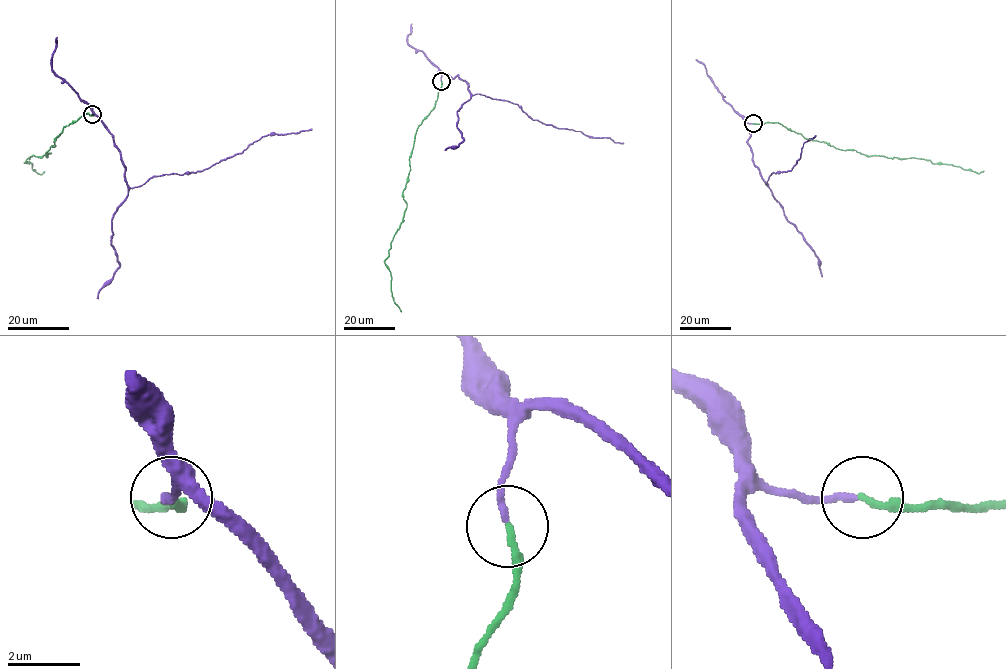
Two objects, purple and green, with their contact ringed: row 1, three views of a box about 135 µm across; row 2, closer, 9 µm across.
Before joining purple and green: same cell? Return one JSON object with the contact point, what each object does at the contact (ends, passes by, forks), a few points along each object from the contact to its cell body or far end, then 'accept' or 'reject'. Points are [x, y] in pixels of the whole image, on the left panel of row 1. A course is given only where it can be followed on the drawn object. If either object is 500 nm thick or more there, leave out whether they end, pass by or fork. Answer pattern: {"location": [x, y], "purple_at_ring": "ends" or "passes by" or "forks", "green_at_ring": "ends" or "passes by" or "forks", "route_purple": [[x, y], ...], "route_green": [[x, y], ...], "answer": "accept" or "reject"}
{"location": [92, 114], "purple_at_ring": "ends", "green_at_ring": "ends", "route_purple": [[92, 114], [113, 137], [130, 188], [153, 176], [201, 172], [241, 153], [264, 136], [311, 128]], "route_green": [[92, 114], [65, 127], [47, 156], [32, 156], [24, 162], [31, 163], [40, 174], [45, 172]], "answer": "accept"}

